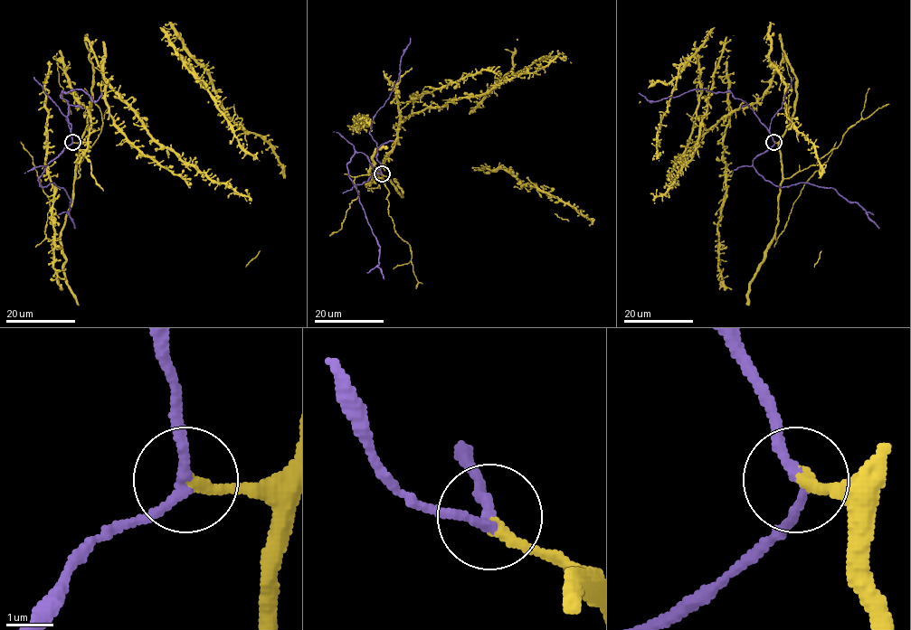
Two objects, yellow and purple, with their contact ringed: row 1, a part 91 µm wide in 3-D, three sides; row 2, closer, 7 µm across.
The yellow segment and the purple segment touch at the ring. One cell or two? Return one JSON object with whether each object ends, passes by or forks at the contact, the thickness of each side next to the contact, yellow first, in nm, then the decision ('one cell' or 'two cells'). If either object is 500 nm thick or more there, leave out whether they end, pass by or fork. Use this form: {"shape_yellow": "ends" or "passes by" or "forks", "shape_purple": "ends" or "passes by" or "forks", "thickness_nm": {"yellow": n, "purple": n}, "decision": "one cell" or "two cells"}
{"shape_yellow": "ends", "shape_purple": "passes by", "thickness_nm": {"yellow": 280, "purple": 220}, "decision": "one cell"}

